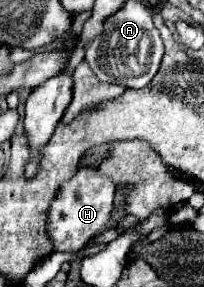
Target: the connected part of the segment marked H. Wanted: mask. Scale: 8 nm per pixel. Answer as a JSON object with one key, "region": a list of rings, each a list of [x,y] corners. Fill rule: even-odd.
{"region":[[[83,167],[69,181],[65,181],[51,203],[47,233],[55,243],[55,251],[77,251],[91,237],[115,227],[111,220],[115,201],[115,183],[97,173],[97,169]]]}

